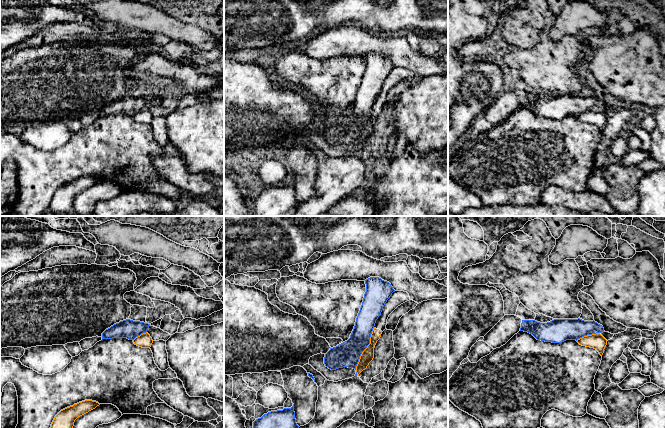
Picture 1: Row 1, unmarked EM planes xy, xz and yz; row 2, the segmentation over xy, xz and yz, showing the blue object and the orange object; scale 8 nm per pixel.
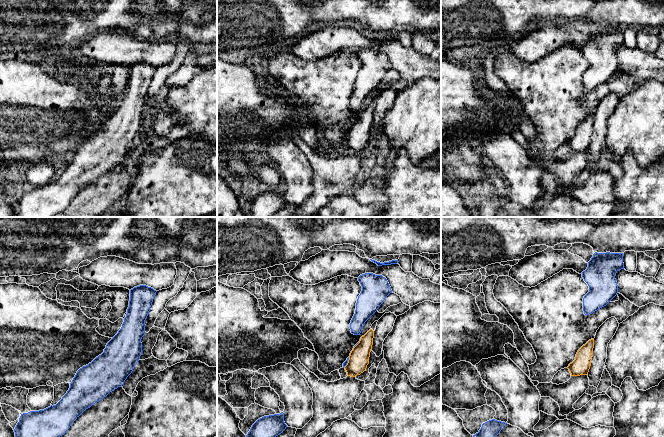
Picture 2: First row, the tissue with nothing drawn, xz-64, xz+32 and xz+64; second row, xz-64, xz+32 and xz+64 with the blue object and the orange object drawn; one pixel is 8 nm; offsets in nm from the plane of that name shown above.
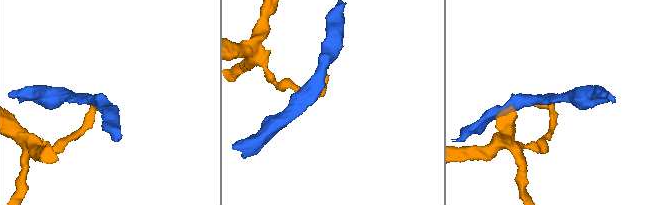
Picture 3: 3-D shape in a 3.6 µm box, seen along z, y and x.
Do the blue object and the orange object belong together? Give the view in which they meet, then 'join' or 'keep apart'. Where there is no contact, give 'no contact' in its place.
xz | keep apart

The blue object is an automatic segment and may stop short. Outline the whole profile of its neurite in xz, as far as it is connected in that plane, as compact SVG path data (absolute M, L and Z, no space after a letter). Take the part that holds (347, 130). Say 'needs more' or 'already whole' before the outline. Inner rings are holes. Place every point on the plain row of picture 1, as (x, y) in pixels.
already whole; M379 53L365 56L366 68L350 114L325 130L324 140L331 146L348 143L356 146L362 128L370 120L376 96L395 66Z

